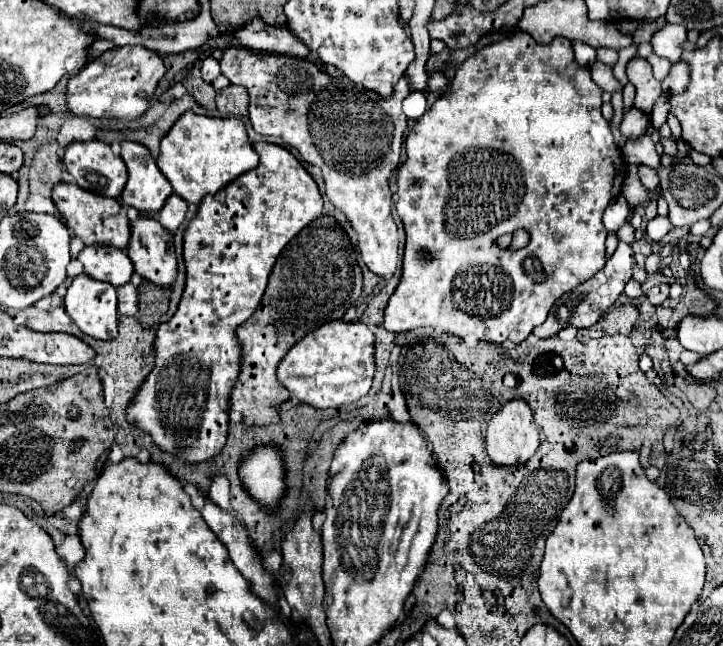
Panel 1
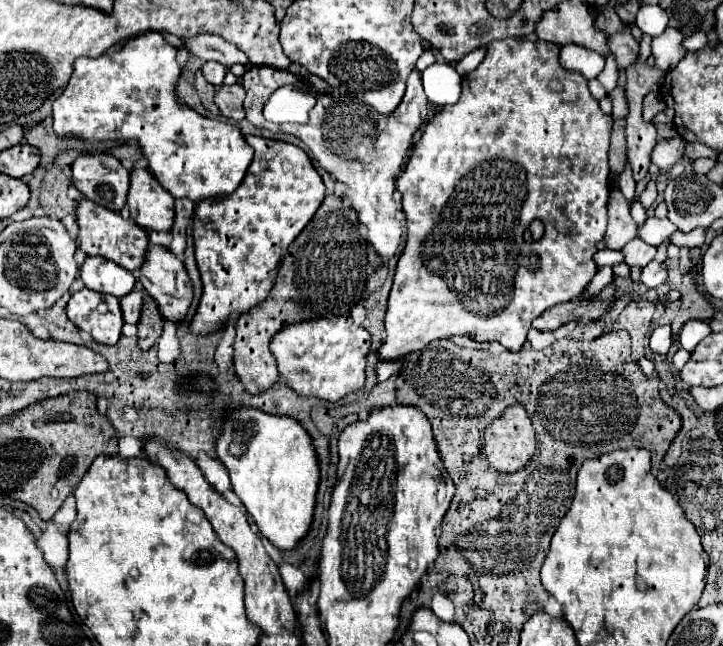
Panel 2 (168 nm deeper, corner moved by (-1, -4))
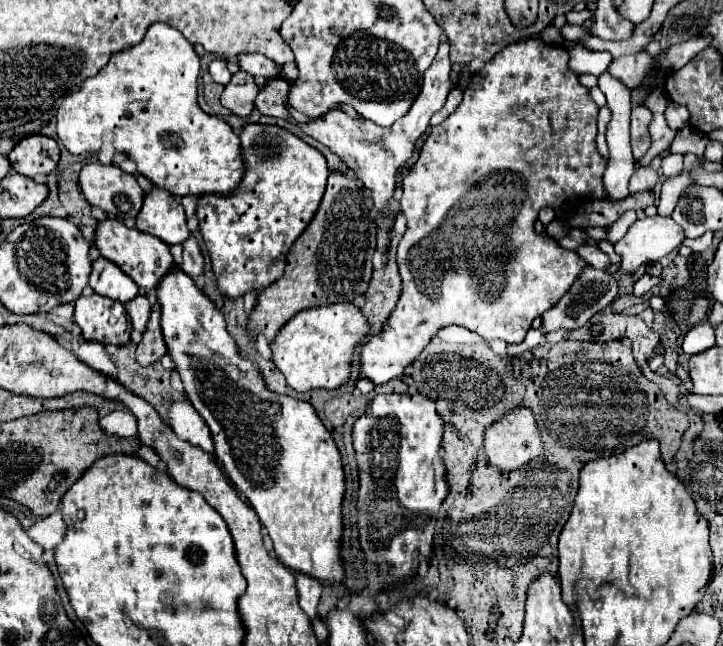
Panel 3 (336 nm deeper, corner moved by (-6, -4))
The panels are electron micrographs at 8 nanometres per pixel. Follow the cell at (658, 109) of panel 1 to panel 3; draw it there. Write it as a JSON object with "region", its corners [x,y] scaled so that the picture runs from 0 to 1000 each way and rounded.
{"region":[[[925,161],[923,170],[920,170],[920,183],[923,183],[923,192],[931,198],[931,201],[942,201],[950,186],[953,186],[953,173],[947,164],[939,164],[939,161]]]}

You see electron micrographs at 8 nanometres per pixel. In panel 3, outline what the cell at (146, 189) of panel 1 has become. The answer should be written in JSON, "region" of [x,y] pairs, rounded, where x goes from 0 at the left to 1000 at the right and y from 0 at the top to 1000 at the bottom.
{"region":[[[209,288],[201,300],[198,325],[187,350],[195,359],[217,365],[228,378],[250,378],[261,365],[253,319],[239,300],[231,300],[231,294],[220,288]]]}

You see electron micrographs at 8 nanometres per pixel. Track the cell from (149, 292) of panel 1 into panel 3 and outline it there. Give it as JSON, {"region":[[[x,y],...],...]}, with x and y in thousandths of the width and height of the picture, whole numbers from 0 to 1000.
{"region":[[[212,471],[209,477],[209,489],[206,489],[206,502],[198,514],[198,526],[189,533],[189,560],[203,567],[214,557],[220,557],[225,548],[231,545],[228,526],[225,526],[225,514],[223,514],[223,474]]]}

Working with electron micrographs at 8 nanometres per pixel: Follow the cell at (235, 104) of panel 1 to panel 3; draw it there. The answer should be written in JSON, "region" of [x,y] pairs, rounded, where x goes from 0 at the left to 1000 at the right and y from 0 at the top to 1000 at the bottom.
{"region":[[[328,111],[322,115],[320,127],[311,133],[306,146],[306,161],[317,167],[322,176],[342,183],[350,173],[350,158],[358,142],[358,133],[353,130],[350,118],[342,111]]]}

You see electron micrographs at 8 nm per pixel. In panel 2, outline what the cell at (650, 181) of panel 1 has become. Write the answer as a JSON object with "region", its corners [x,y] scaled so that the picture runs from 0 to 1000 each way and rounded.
{"region":[[[896,282],[893,294],[885,300],[885,313],[888,313],[891,322],[899,322],[905,316],[905,310],[907,310],[907,285]]]}

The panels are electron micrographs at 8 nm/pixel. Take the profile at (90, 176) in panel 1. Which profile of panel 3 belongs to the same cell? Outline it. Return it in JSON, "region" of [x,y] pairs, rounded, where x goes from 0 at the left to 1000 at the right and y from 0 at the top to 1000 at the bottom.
{"region":[[[123,251],[112,260],[112,272],[109,272],[109,285],[112,285],[112,297],[118,303],[118,310],[129,319],[137,319],[148,334],[162,337],[167,344],[187,344],[189,328],[195,325],[198,316],[198,303],[201,297],[195,294],[195,288],[189,285],[189,276],[184,269],[170,266],[165,257],[159,254],[140,254],[140,251]]]}

